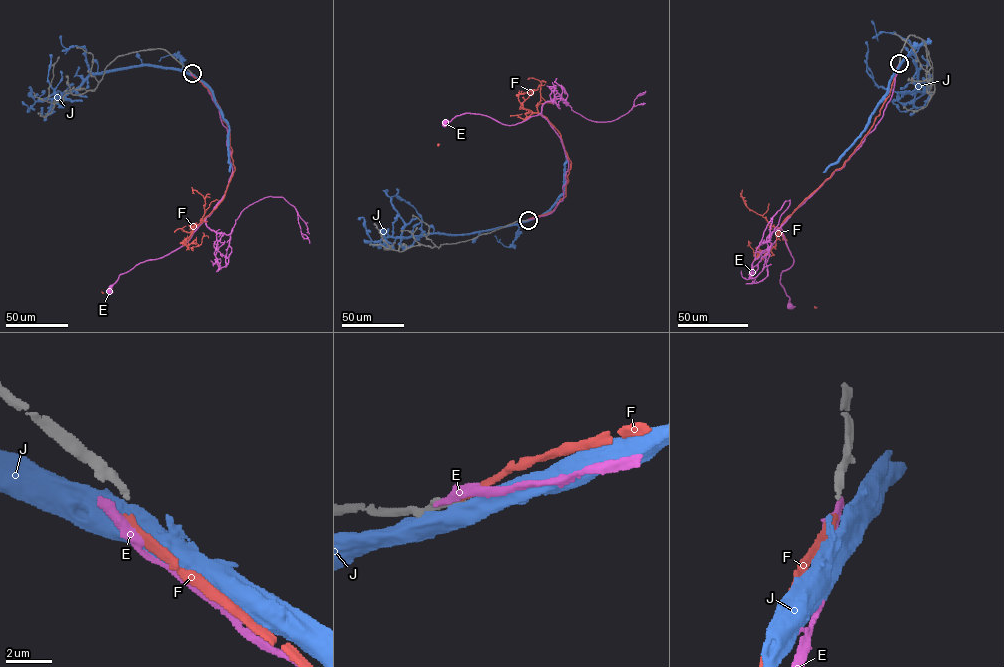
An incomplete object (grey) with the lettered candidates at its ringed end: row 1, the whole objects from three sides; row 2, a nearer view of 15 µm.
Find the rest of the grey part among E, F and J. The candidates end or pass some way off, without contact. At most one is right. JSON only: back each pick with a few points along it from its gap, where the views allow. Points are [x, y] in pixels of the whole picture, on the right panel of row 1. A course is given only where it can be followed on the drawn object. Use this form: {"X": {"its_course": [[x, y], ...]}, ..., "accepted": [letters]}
{"accepted": []}

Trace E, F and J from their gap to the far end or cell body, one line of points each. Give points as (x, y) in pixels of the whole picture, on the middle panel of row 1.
E: (527, 220), (552, 212), (563, 198), (568, 160), (549, 122), (540, 114), (508, 125), (466, 113), (445, 121)
F: (528, 219), (552, 211), (566, 196), (570, 167), (560, 134), (544, 116), (510, 115), (438, 146)
J: (528, 220), (466, 234), (403, 237), (404, 222), (385, 189)

